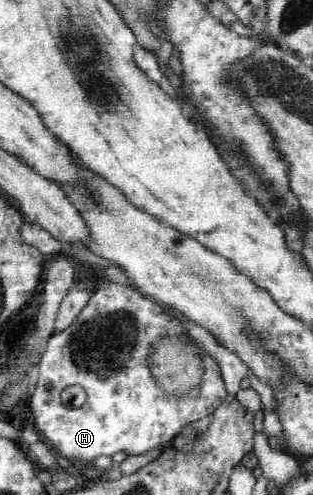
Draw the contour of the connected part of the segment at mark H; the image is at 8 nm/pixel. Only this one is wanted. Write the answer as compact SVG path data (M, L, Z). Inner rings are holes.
M106 280L104 283L100 284L96 292L93 293L92 297L89 299L88 305L80 312L74 324L71 324L66 329L48 338L46 351L42 352L39 359L36 382L30 393L30 406L35 417L36 431L44 435L43 440L45 443L50 443L50 445L52 445L53 452L60 461L70 463L85 461L88 463L88 461L96 461L98 457L112 457L112 455L116 455L116 453L120 452L127 453L128 455L144 455L144 453L156 449L158 445L164 445L167 441L170 441L180 431L183 425L210 415L211 412L222 405L222 402L226 399L228 390L226 390L226 384L224 384L220 363L212 358L201 344L193 343L193 337L188 333L188 328L186 328L186 326L187 325L185 325L181 319L172 316L170 312L166 311L166 309L164 309L164 304L156 302L156 300L152 300L152 298L146 298L144 294L138 292L136 288L130 287L130 285L113 283ZM162 339L182 339L187 344L187 351L196 353L201 361L201 366L203 367L201 379L193 388L188 388L186 392L171 392L170 390L166 390L166 388L159 384L157 379L154 378L152 357L154 351L157 350L157 342L162 342ZM72 385L80 385L80 387L84 389L86 401L81 407L68 409L68 407L62 405L60 395L62 395L62 391L64 391L66 387L72 387Z

